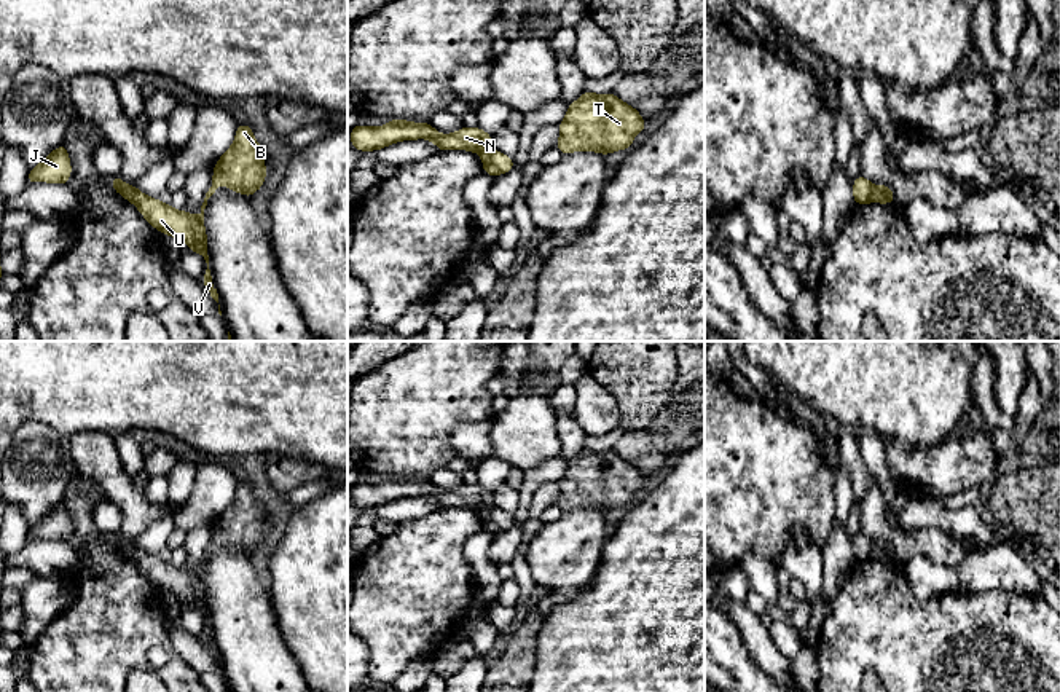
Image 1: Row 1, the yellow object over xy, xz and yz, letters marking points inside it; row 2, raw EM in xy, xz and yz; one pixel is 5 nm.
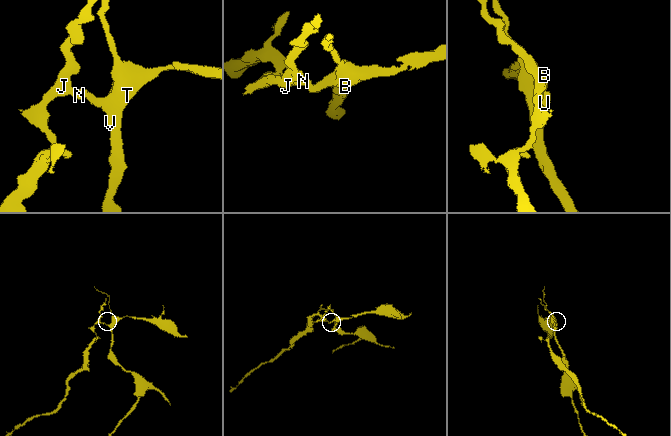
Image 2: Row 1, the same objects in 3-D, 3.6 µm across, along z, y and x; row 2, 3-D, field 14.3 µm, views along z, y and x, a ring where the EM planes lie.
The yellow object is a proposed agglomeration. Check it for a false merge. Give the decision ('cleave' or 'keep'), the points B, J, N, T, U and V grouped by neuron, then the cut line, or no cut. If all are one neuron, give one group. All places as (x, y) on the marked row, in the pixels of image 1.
cleave | B T U V / J N | yz (875, 187), (872, 201)

